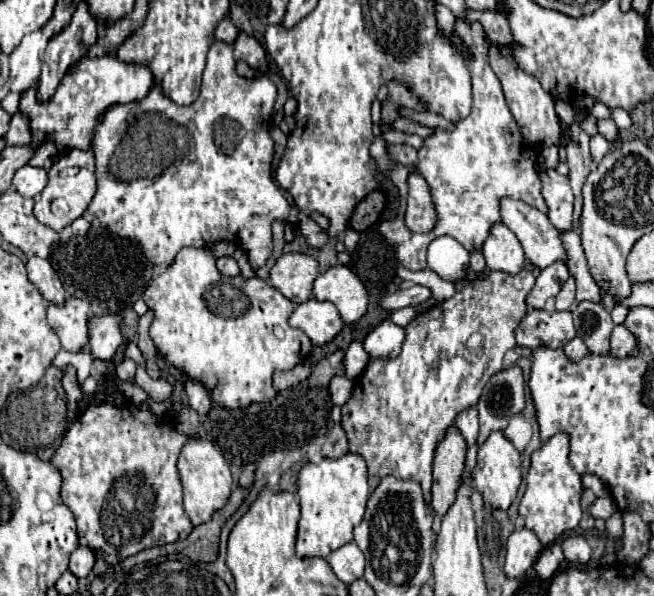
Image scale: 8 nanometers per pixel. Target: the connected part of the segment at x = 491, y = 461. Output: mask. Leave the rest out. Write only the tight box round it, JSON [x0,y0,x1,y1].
[473,432,521,510]

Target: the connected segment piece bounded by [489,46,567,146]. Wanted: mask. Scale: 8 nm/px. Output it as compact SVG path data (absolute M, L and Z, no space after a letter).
M491 46L489 50L489 64L493 68L493 72L497 74L501 86L503 86L503 92L505 92L505 100L507 100L507 106L513 114L513 118L517 120L523 136L533 142L533 144L539 144L539 146L551 146L551 144L565 144L567 136L563 134L563 128L559 124L559 118L555 114L555 108L553 108L553 98L549 92L543 90L541 82L527 74L525 70L519 68L519 64L515 62L513 58L513 52L509 46Z

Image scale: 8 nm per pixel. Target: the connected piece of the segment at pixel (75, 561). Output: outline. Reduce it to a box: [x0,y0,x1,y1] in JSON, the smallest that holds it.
[69,548,95,578]

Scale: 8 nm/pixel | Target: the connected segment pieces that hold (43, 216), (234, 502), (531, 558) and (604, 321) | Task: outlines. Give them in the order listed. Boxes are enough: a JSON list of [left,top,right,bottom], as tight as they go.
[[35,148,95,230],[179,490,247,562],[505,528,543,578],[573,302,613,354]]

